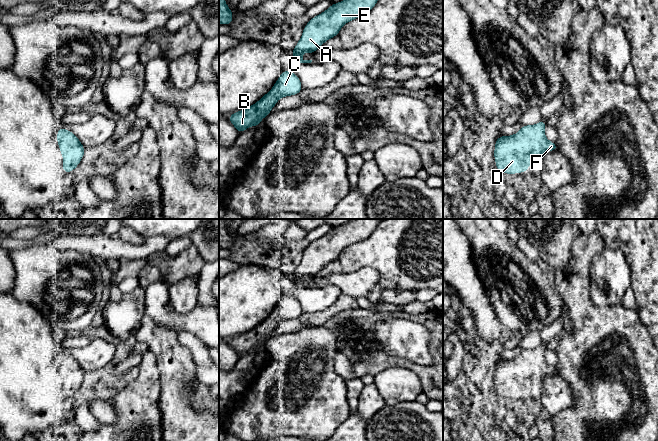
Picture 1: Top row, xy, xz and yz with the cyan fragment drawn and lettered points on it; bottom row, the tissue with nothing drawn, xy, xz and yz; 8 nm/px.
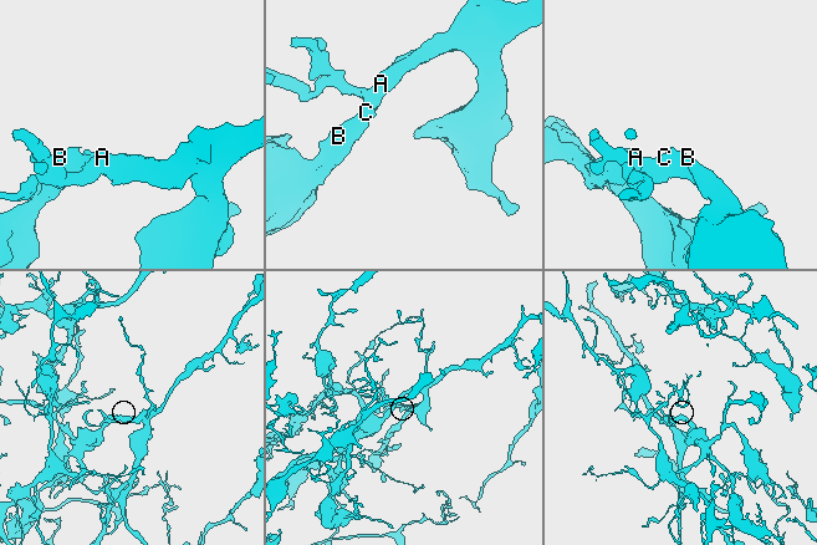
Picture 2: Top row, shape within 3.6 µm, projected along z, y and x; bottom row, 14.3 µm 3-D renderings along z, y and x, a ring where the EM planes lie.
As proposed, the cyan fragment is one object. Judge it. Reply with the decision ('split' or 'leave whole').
leave whole

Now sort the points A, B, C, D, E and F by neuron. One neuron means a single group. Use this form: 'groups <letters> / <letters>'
groups A B C D E F

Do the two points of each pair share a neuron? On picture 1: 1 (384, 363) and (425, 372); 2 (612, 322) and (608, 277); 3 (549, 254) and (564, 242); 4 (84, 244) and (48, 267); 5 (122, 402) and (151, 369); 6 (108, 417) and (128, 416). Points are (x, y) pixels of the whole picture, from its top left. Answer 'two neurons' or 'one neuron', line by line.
1: one neuron
2: two neurons
3: one neuron
4: two neurons
5: one neuron
6: two neurons

